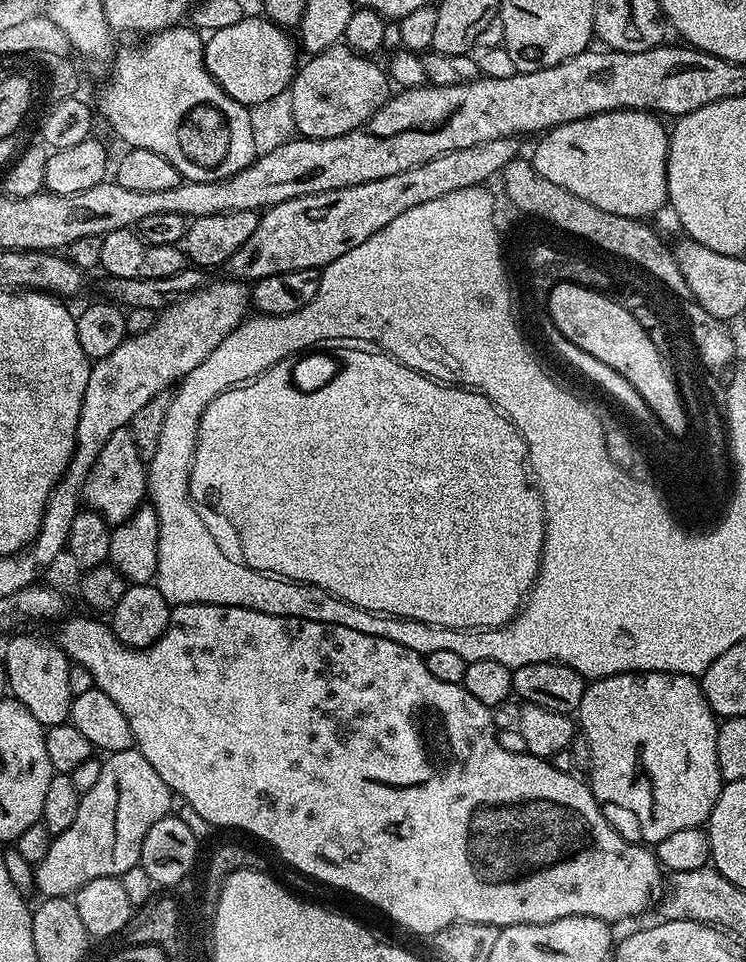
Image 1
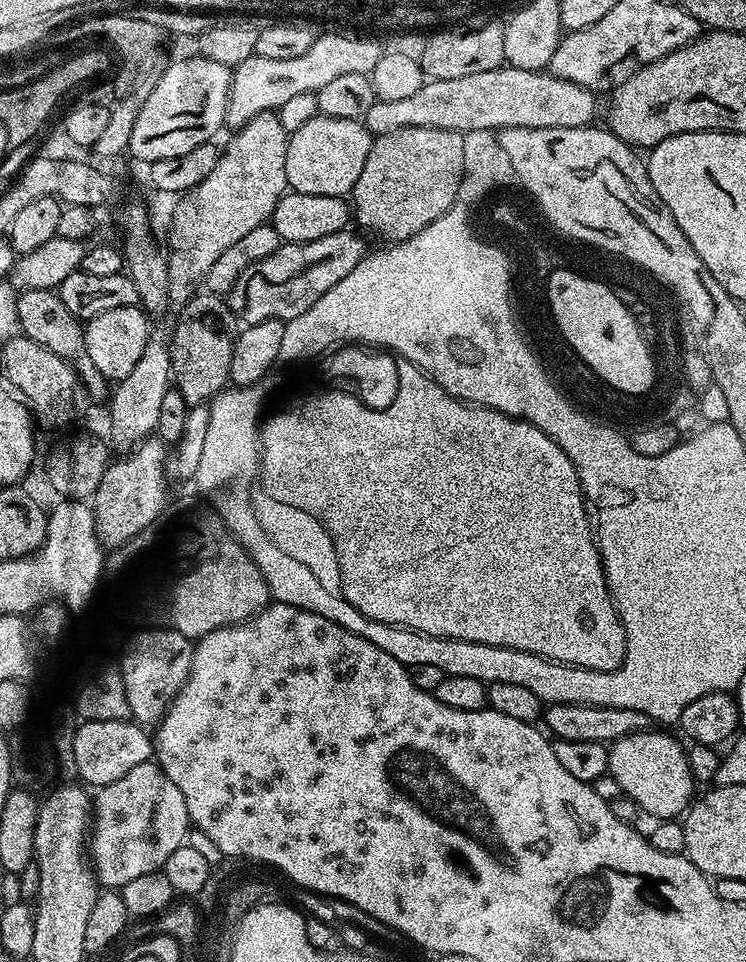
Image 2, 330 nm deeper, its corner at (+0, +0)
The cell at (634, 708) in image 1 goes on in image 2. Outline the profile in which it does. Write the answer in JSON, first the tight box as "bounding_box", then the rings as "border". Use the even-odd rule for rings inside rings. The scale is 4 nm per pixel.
{"bounding_box":[607,731,694,821],"border":[[[652,731],[634,732],[620,740],[613,740],[608,750],[607,775],[618,778],[621,793],[642,811],[656,815],[660,821],[683,817],[694,800],[694,781],[685,745],[680,745],[668,733],[671,731]]]}

